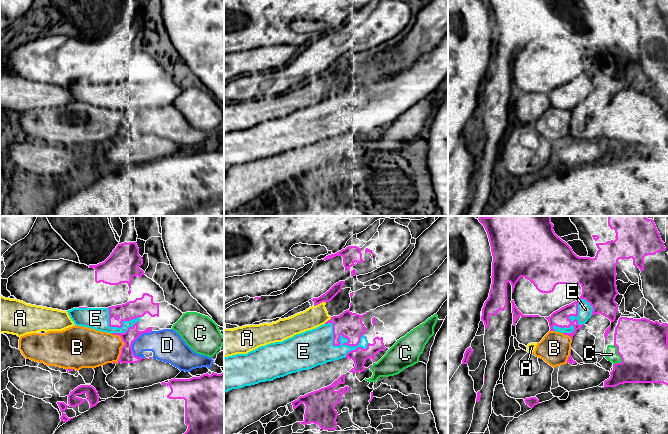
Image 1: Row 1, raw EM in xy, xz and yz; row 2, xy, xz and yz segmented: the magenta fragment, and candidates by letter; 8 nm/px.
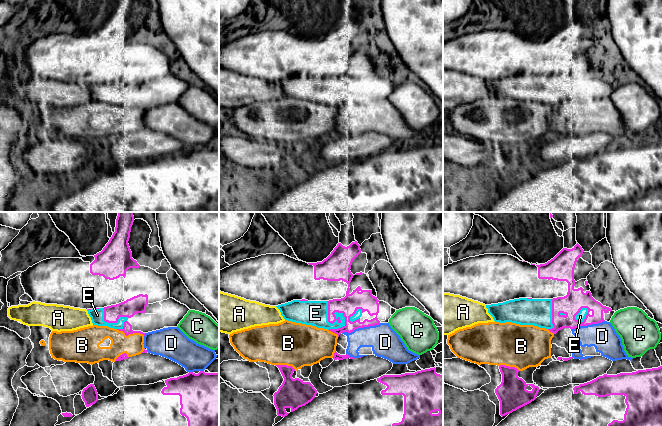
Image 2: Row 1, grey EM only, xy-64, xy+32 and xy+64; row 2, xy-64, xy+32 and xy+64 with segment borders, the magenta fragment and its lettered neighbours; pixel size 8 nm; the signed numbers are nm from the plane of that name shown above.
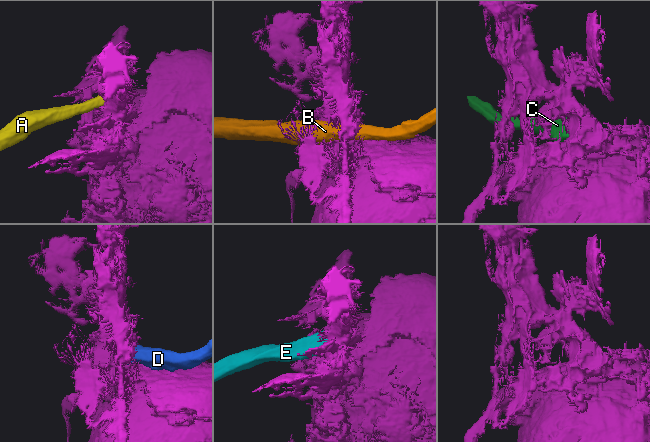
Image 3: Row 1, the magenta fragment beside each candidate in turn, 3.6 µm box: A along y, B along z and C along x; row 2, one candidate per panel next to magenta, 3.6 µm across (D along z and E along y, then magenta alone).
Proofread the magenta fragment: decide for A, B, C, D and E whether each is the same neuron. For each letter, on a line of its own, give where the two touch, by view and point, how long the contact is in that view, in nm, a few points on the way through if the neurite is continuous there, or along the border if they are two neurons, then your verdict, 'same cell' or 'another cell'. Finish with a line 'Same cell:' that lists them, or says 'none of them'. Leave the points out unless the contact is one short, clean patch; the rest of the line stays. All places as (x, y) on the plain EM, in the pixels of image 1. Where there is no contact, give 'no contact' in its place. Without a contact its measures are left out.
A: xz (319, 79) | 100 nm | along xz (325, 77), (314, 82) | another cell
B: xy (123, 122) | 260 nm | another cell
C: yz (621, 133) | 170 nm | another cell
D: xy (135, 115) | 240 nm | another cell
E: xz (337, 121) | 400 nm | another cell
Same cell: none of them

